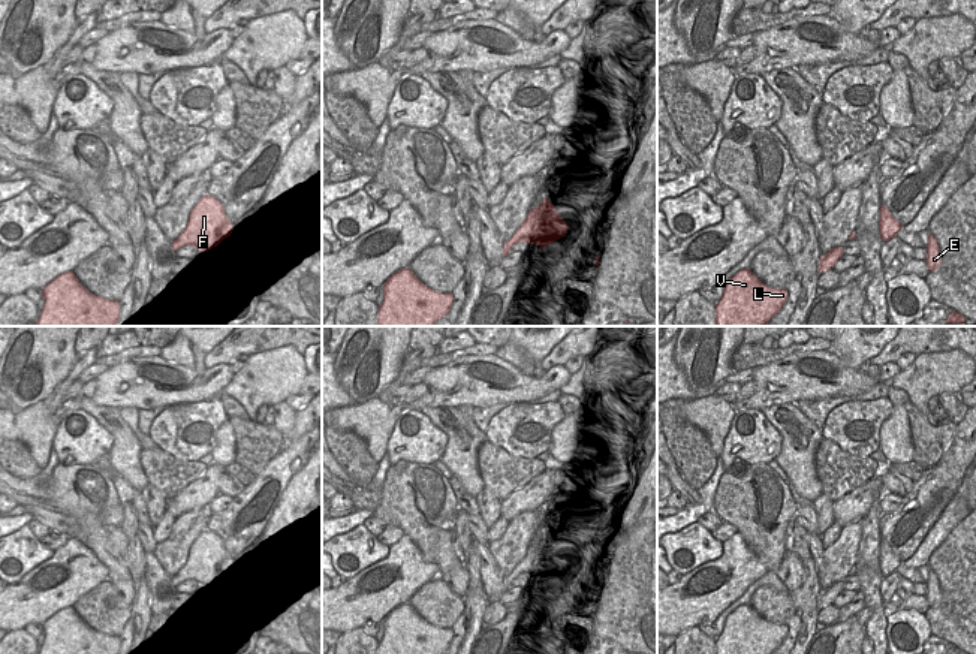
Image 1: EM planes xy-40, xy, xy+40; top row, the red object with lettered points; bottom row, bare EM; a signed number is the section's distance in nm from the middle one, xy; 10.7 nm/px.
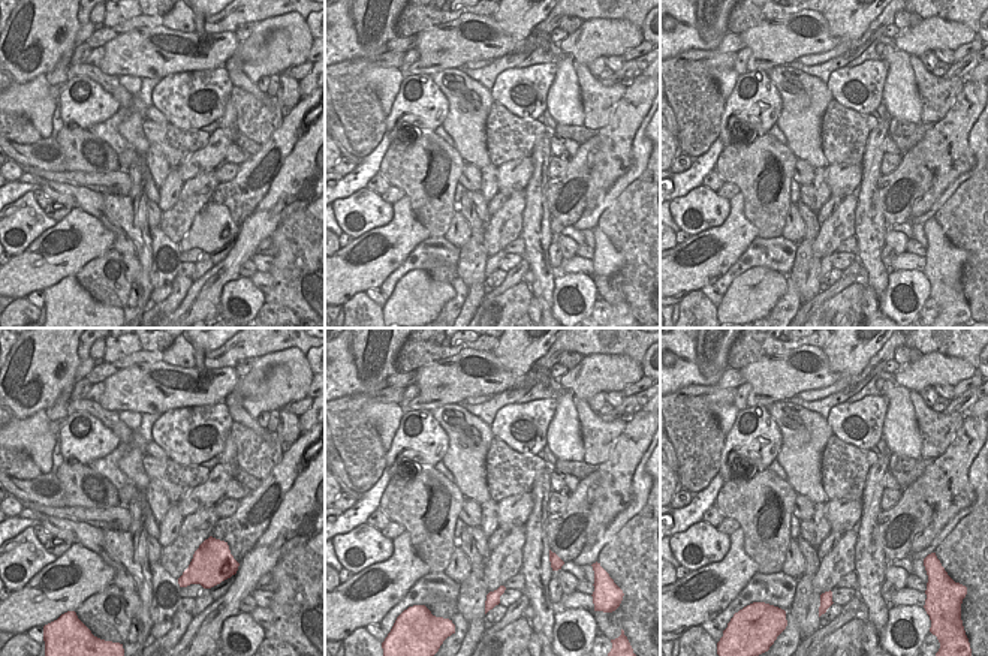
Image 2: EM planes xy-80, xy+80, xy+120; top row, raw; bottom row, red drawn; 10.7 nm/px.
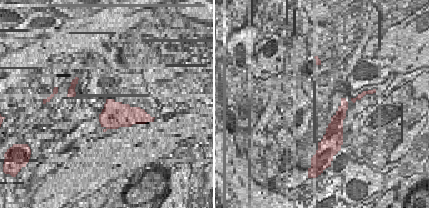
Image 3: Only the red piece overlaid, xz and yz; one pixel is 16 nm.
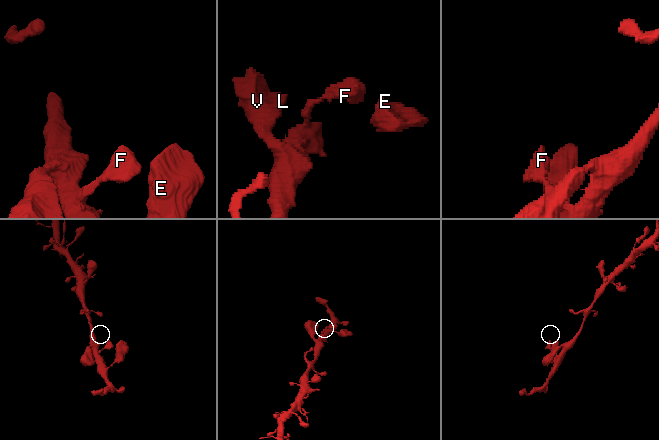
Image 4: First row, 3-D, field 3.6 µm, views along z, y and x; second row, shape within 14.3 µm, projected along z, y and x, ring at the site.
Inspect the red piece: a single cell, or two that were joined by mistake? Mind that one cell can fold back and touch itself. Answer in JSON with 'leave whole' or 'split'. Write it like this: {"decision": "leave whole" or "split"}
{"decision": "leave whole"}

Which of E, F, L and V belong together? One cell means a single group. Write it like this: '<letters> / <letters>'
E F L V

